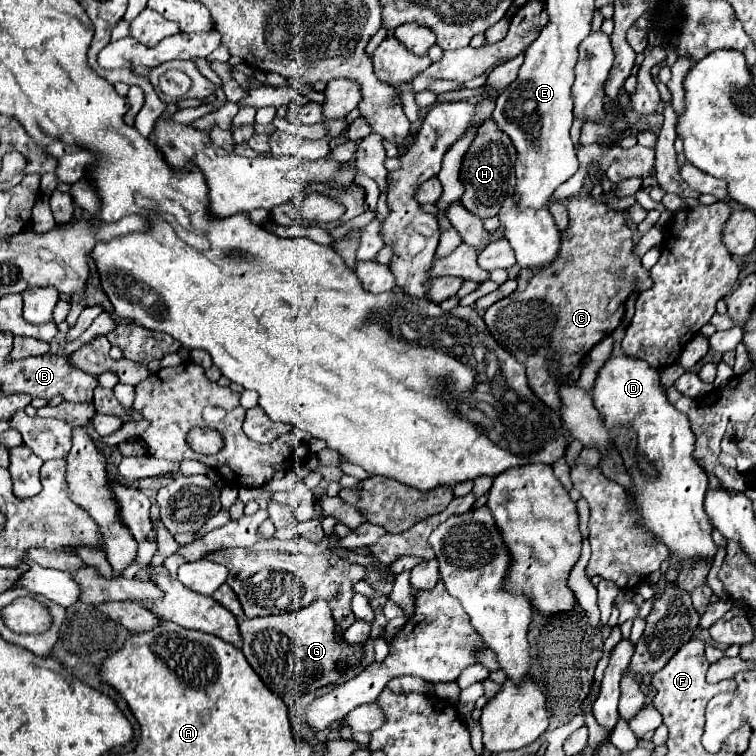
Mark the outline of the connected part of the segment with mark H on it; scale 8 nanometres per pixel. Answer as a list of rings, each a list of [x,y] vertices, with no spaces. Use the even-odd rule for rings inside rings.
[[[487,120],[477,130],[475,140],[471,142],[467,154],[463,156],[463,166],[459,174],[463,182],[463,198],[461,204],[477,214],[481,220],[489,216],[497,216],[503,202],[513,194],[515,190],[515,146],[511,144],[509,136],[497,128],[493,120]]]

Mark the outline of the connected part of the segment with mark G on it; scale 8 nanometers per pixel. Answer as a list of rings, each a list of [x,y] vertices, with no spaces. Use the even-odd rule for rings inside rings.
[[[315,600],[311,606],[289,614],[243,618],[239,624],[247,662],[261,676],[265,686],[281,698],[289,694],[309,694],[327,684],[337,684],[349,670],[361,664],[365,646],[337,640],[335,628],[331,608],[323,600]],[[339,662],[345,662],[347,668],[339,670]]]

